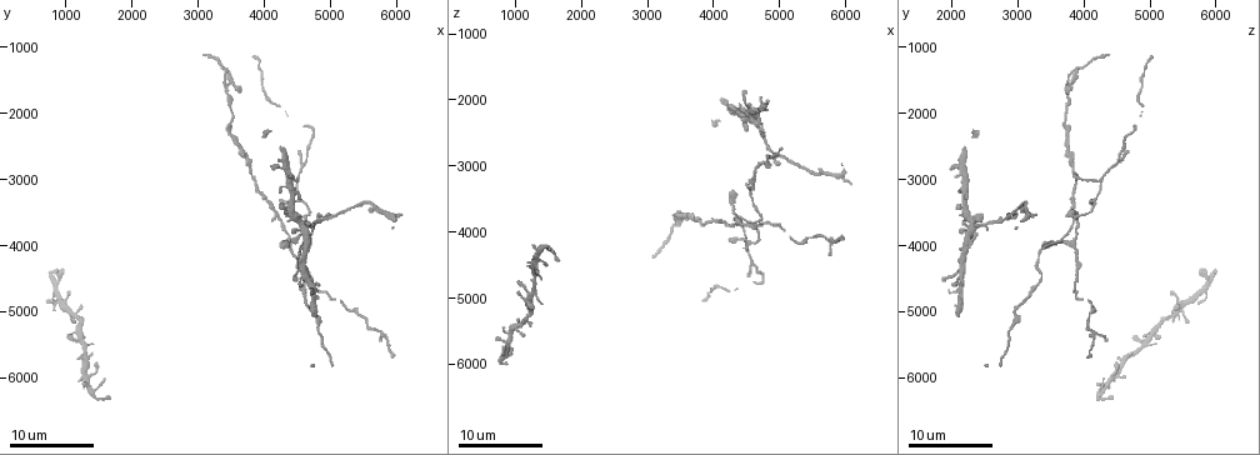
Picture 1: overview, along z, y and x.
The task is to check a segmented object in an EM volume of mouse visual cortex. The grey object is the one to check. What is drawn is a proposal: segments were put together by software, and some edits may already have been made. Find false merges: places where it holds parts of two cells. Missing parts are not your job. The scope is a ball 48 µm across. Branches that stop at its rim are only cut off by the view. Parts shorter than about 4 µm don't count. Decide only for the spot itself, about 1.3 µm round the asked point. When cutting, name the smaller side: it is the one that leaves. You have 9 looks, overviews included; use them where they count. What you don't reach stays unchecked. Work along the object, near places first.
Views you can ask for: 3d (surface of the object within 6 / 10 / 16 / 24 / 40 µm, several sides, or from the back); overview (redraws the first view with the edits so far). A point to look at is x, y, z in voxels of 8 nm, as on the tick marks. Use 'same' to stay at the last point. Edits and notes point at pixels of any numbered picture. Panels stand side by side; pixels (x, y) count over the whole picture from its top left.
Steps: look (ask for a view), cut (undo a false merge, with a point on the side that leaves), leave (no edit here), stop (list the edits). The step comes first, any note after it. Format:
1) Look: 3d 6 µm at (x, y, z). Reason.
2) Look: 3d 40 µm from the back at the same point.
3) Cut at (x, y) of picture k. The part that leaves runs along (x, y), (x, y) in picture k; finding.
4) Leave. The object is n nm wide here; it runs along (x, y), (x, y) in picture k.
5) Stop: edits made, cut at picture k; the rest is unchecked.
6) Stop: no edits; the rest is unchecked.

Look: 3d 24 µm at (4950, 3550, 2850). Four or more arms meet.

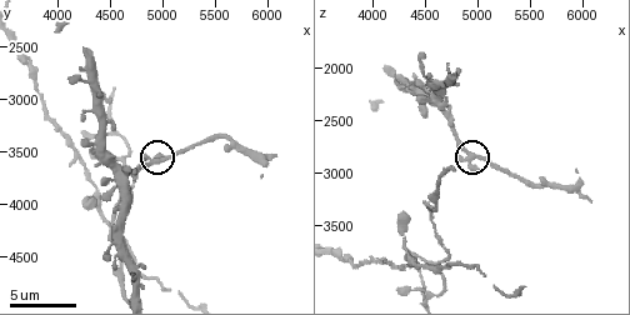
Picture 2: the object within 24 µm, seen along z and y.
Look: 3d 10 µm at (5000, 3560, 2820). Zoom in.

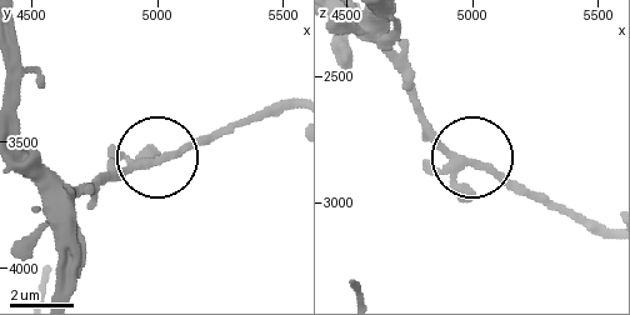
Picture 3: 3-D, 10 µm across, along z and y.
Leave. The object is 230 nm wide here; one cell here.

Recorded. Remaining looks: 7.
Look: 3d 10 µm at (4240, 3600, 3900). Arms part here.

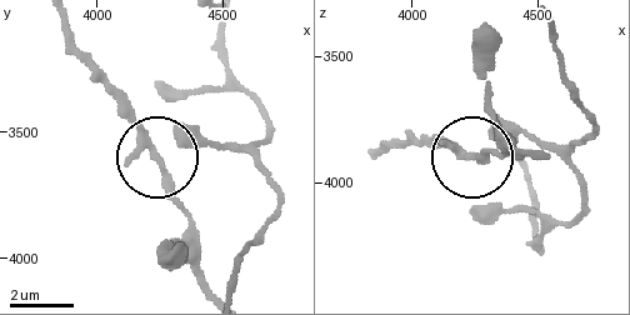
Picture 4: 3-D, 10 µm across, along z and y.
Look: 3d 10 µm from the back at (4240, 3610, 3900). Other side.

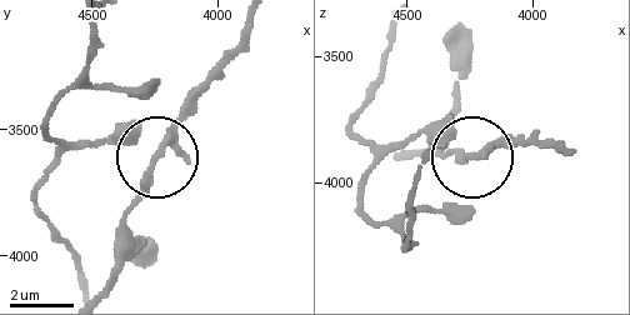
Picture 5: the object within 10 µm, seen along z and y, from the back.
Leave. The side arm is 26 µm long; 3 arms meet here; all the same cell.

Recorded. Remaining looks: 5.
Look: 3d 24 µm at (4600, 4500, 3300). Thick turns thin.

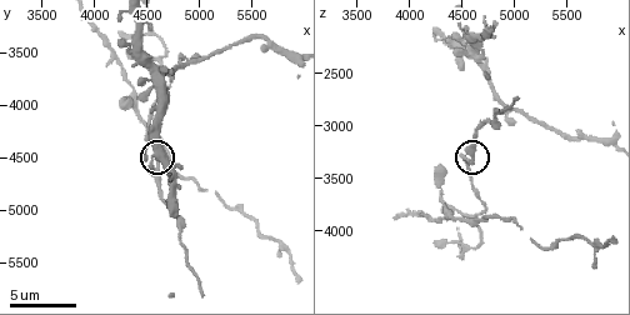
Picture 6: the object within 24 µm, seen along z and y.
Look: 3d 10 µm at the same point.

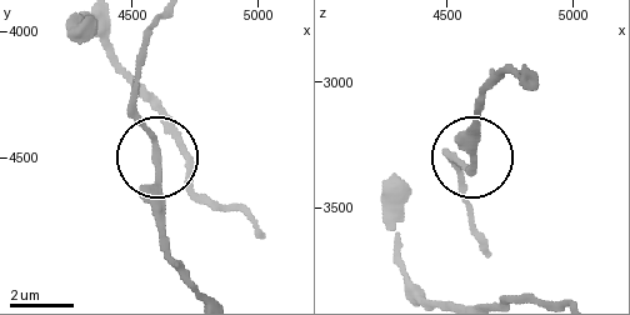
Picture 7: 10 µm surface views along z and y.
Leave. It runs along (141, 196), (158, 168), (134, 89) in picture 7; continuous, no second cell.

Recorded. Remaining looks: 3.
Look: 3d 16 µm at (4650, 2700, 4550). Two arms in line, one across.

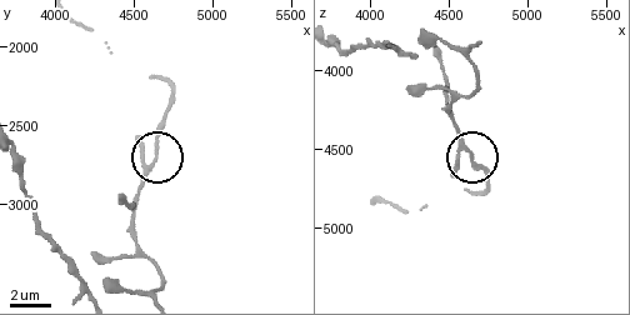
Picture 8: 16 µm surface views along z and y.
Look: 3d 6 µm at (4620, 2680, 4520).

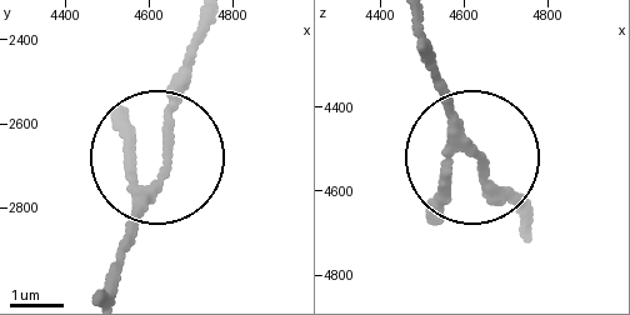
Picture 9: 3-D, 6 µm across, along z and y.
Leave. Continuous, no second cell.

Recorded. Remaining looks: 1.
Stop: no edits; the rest is unchecked.

